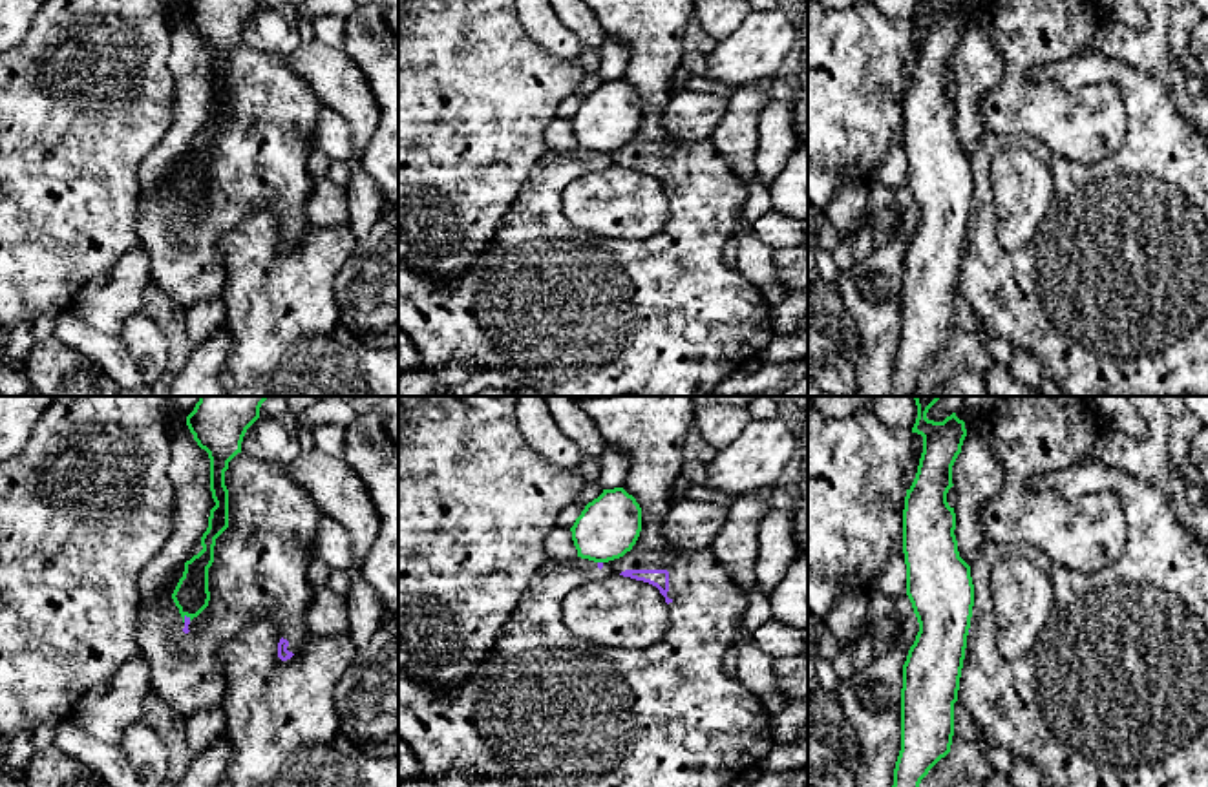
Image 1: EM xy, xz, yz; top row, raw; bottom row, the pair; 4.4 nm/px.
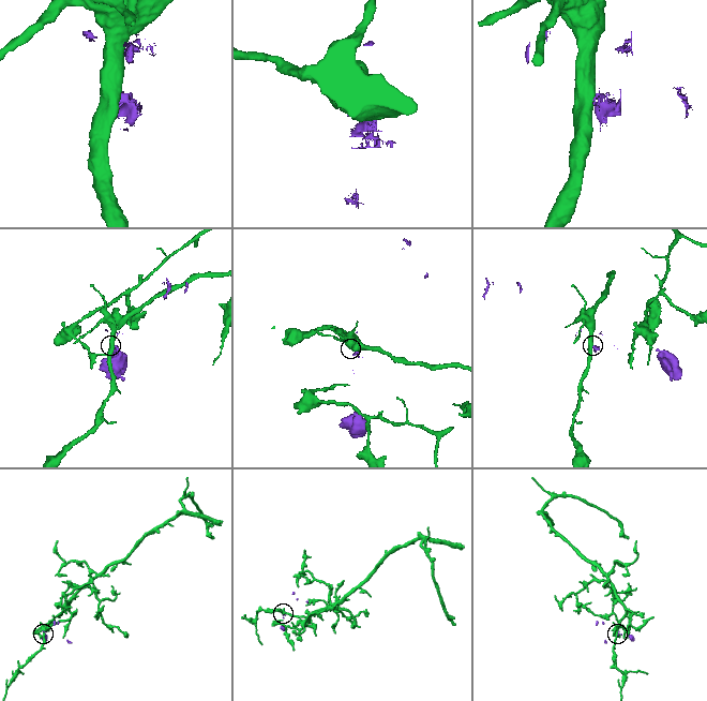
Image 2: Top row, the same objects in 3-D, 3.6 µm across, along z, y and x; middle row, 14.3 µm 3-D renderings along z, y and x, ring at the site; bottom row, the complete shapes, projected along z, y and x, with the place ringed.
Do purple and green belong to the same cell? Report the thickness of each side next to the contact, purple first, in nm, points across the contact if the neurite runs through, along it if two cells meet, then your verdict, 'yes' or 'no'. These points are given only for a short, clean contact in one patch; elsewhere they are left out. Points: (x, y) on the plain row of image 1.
30/160 nm | along xy (183, 207), (190, 210) | no

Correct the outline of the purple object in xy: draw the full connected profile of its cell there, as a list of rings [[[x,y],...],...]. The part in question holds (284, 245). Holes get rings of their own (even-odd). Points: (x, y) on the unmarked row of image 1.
[[[238,44],[225,62],[228,80],[228,119],[216,130],[214,153],[208,159],[208,197],[194,210],[183,208],[172,184],[183,168],[185,155],[177,157],[166,186],[155,199],[139,197],[137,237],[150,256],[150,279],[179,307],[190,309],[197,301],[221,296],[225,268],[217,245],[223,234],[241,219],[270,212],[280,223],[278,248],[291,250],[313,226],[305,203],[314,179],[307,163],[314,148],[313,131],[323,106],[313,88],[296,75],[280,53],[260,51]]]

